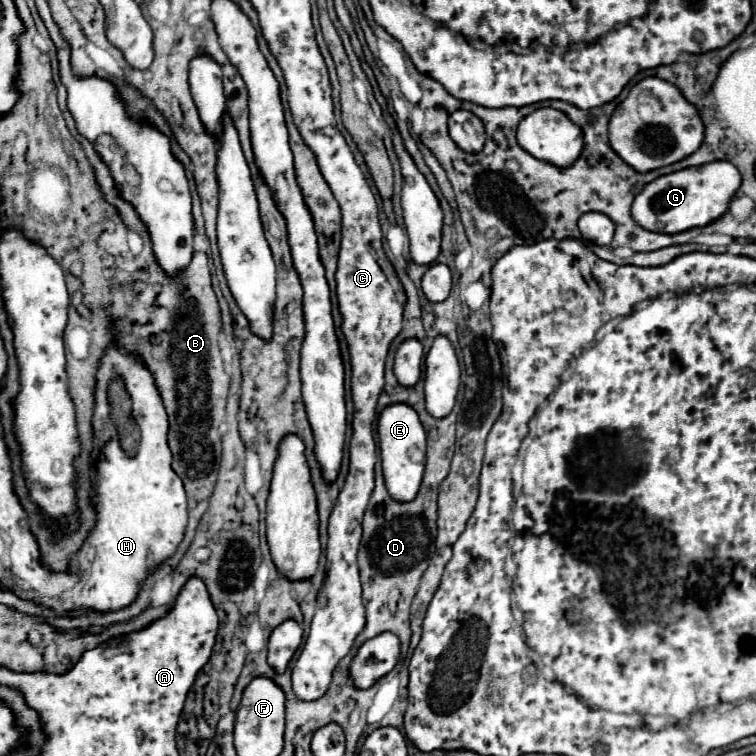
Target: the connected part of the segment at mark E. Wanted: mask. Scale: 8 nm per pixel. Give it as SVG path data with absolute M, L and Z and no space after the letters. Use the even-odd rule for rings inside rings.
M389 404L379 414L377 434L379 434L379 448L381 448L381 462L383 462L383 476L385 476L387 492L399 502L413 500L421 486L421 478L425 470L425 438L427 438L417 412L409 408L409 404ZM411 450L421 450L423 460L421 462L413 460L409 456Z

